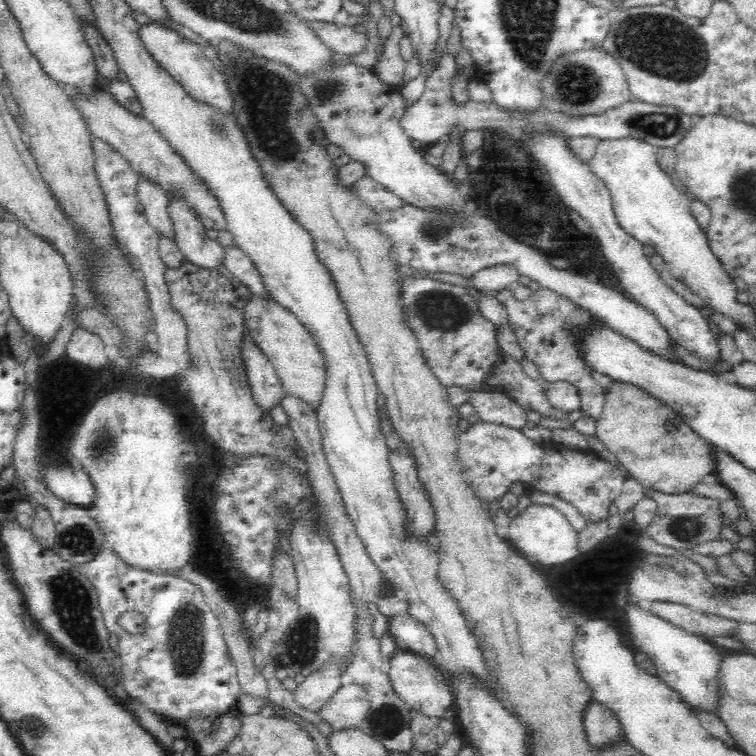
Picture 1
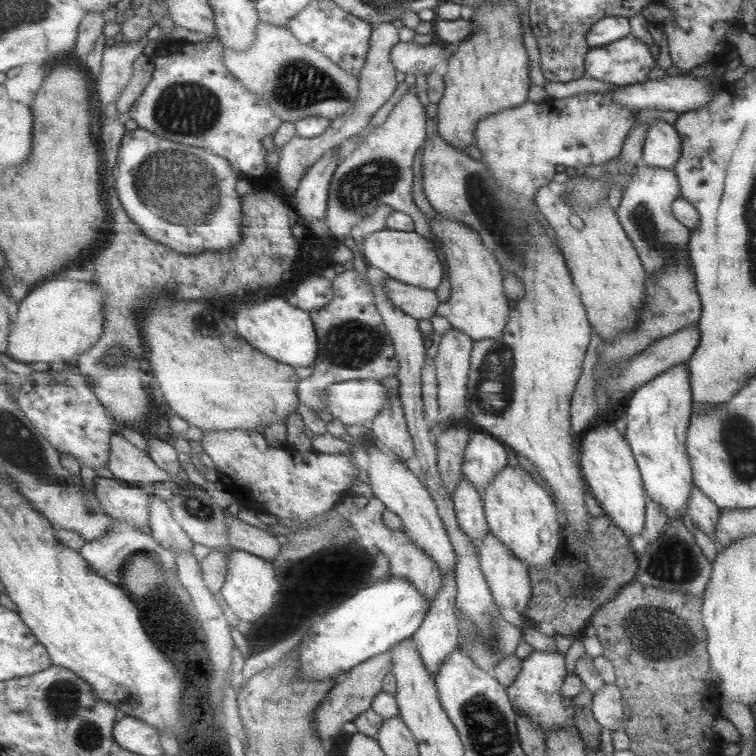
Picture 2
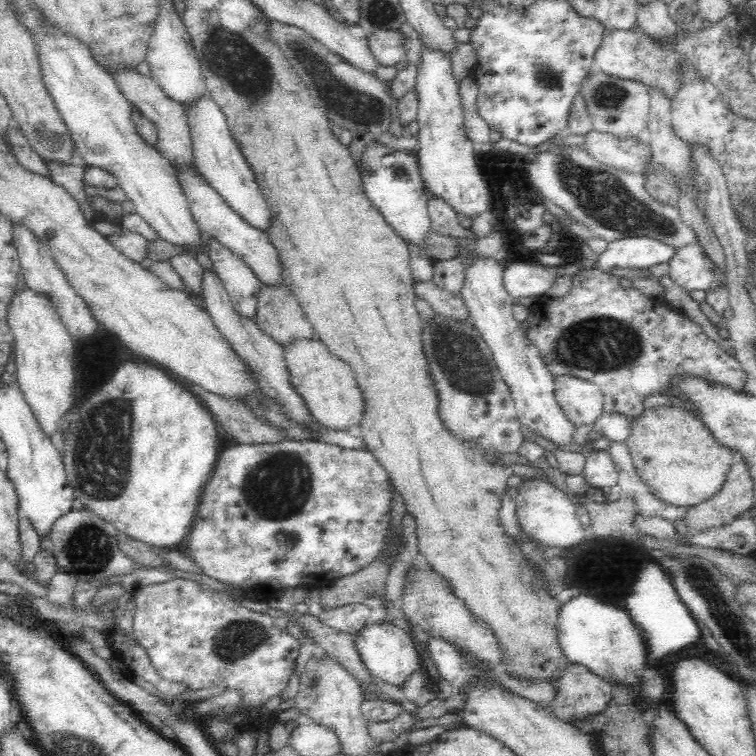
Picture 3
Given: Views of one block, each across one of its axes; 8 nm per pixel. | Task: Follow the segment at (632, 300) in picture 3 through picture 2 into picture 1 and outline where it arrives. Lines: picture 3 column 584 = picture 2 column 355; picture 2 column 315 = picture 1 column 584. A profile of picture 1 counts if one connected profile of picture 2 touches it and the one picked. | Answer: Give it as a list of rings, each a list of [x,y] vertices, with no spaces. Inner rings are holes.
[[[516,284],[494,291],[493,295],[506,309],[506,318],[526,358],[538,367],[540,375],[547,383],[566,381],[574,385],[581,401],[580,410],[593,419],[598,418],[598,414],[602,412],[604,388],[591,376],[590,369],[583,363],[579,349],[575,347],[575,340],[571,337],[572,325],[586,324],[596,318],[549,288],[540,287],[524,301],[514,298],[514,288]]]

